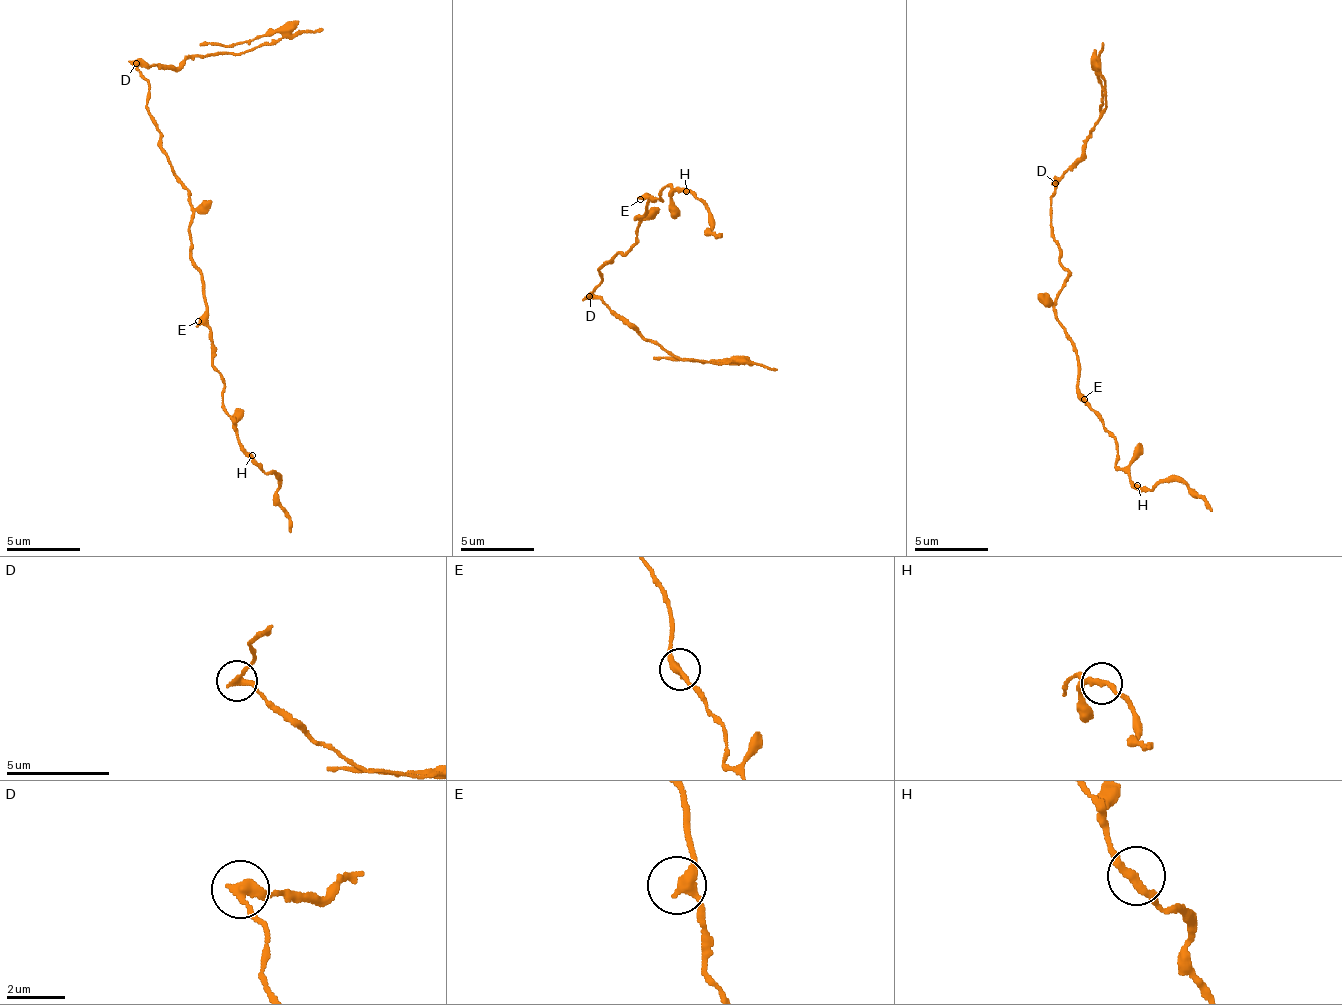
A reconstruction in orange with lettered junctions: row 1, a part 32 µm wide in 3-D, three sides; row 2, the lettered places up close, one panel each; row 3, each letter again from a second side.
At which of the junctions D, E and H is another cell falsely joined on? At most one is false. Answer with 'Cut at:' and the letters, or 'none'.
Cut at: D

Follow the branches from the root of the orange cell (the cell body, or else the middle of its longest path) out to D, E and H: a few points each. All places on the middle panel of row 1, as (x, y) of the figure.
D: (637, 229), (628, 253), (617, 253), (611, 265), (608, 262), (601, 265), (602, 282), (589, 295)
E: (637, 229), (640, 216), (635, 214), (639, 218), (645, 214), (648, 202), (647, 196), (640, 199)
H: (637, 229), (640, 216), (635, 214), (645, 214), (647, 192), (659, 202), (658, 190), (665, 185), (686, 191)

